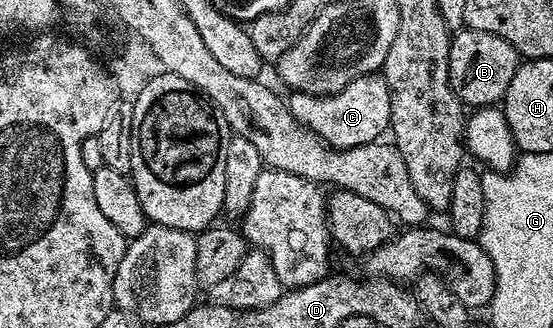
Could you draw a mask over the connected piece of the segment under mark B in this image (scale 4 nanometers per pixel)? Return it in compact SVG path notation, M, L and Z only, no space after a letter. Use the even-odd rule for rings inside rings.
M462 28L450 39L450 51L448 52L450 83L459 99L467 107L497 107L502 97L508 92L508 84L512 84L512 76L516 76L516 68L519 64L520 56L516 48L512 48L508 40L492 32Z

